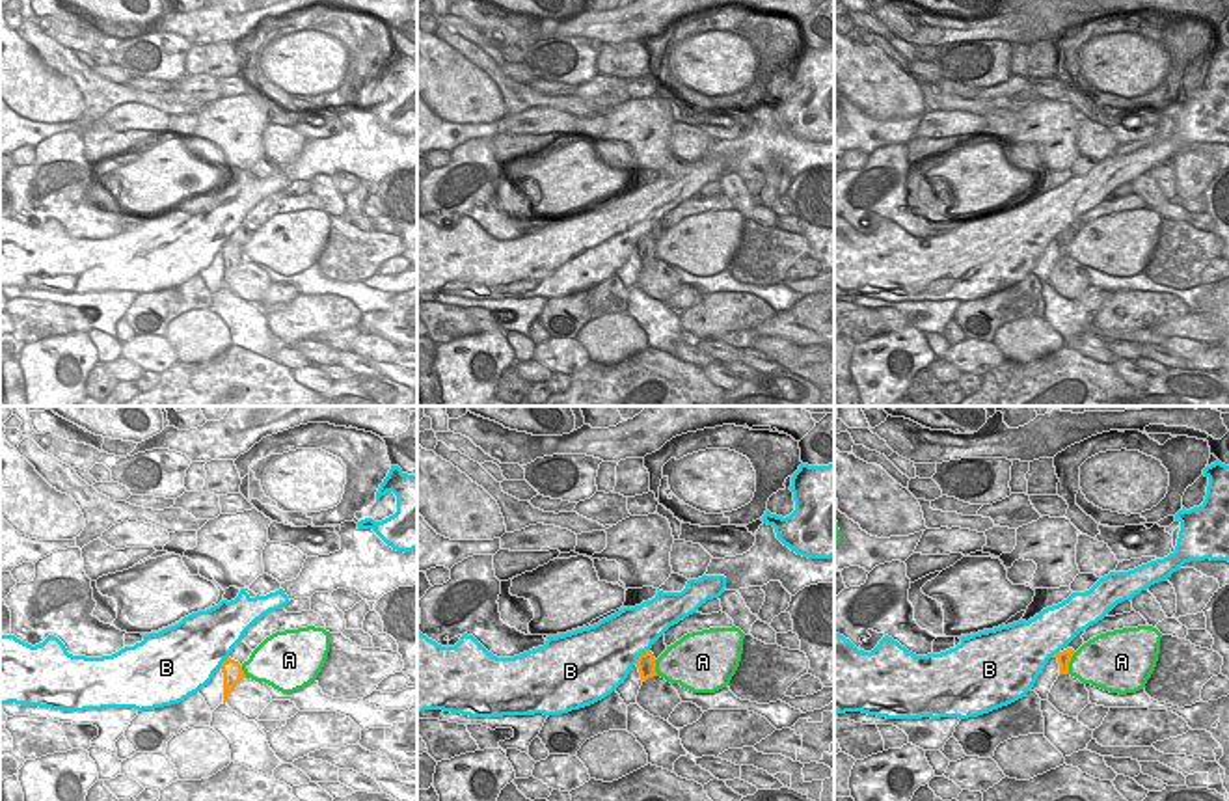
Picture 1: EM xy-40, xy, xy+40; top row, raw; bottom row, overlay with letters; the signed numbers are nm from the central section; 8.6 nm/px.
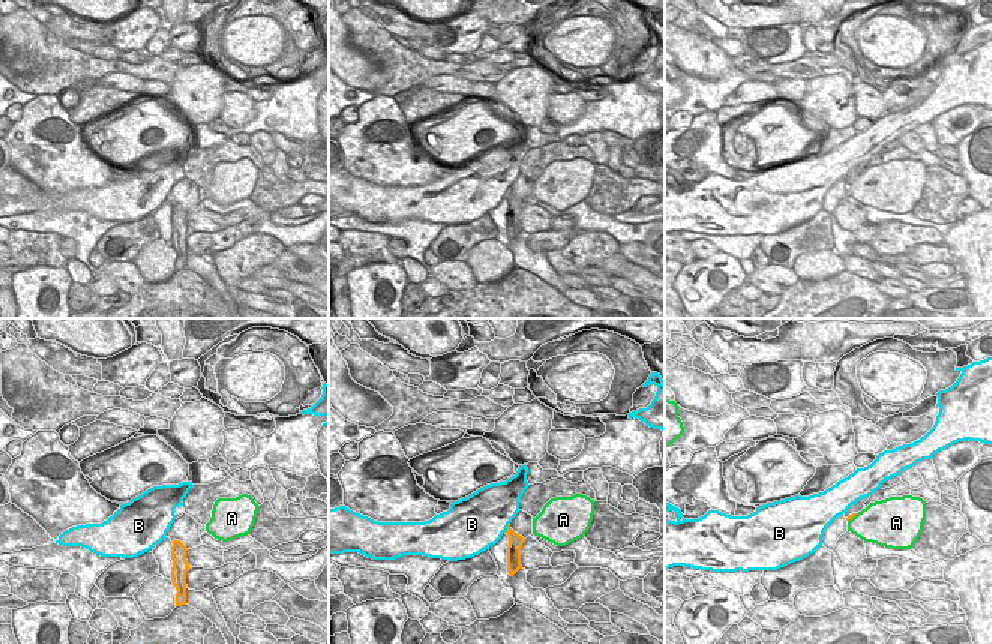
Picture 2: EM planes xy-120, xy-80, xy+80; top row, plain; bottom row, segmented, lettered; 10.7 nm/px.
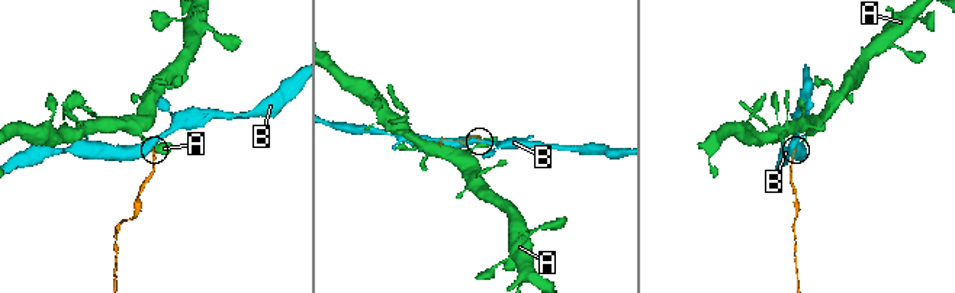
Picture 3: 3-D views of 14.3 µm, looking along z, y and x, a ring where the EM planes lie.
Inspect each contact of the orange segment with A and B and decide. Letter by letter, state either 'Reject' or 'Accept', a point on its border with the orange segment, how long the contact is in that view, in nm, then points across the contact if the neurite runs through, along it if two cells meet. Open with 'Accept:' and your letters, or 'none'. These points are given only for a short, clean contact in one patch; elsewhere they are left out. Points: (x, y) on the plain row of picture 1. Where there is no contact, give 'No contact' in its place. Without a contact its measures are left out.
Accept: none
A: Reject. Touches orange at xy+40 (1067, 246). Shared border 200 nm. Boundary: xy+40 (1075, 235), (1067, 256)
B: Reject. Touches orange at xy (641, 237). Shared border 170 nm. Boundary: xy (648, 231), (635, 244)

